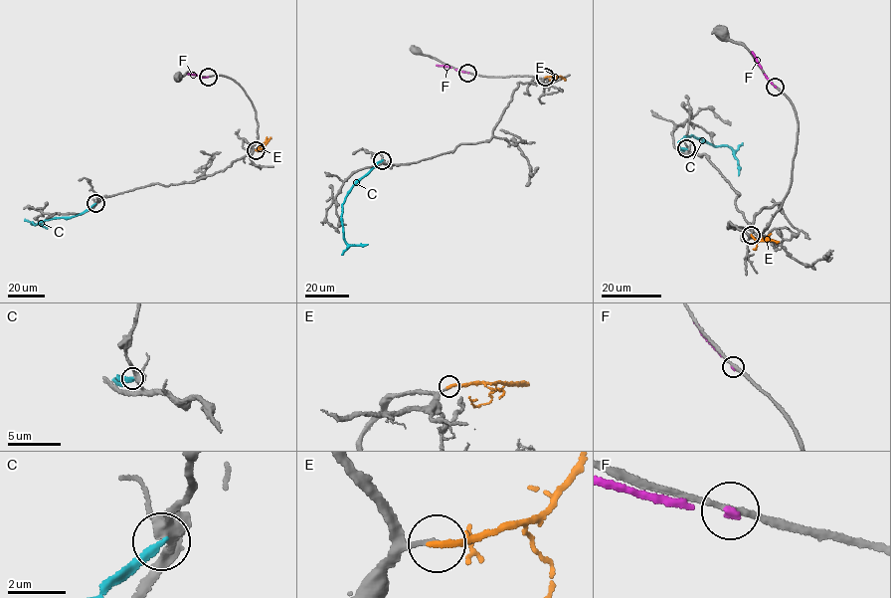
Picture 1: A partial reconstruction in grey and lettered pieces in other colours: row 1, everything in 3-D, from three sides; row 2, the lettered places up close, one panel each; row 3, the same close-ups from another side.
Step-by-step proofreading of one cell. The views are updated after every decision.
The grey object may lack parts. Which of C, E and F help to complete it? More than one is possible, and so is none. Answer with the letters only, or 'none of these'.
E

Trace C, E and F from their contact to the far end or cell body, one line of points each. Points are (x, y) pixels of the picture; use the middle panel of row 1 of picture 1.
C: (382, 160), (358, 179), (342, 206), (344, 241), (350, 245), (367, 244)
E: (545, 77), (561, 77), (565, 80)
F: (468, 73), (436, 65)

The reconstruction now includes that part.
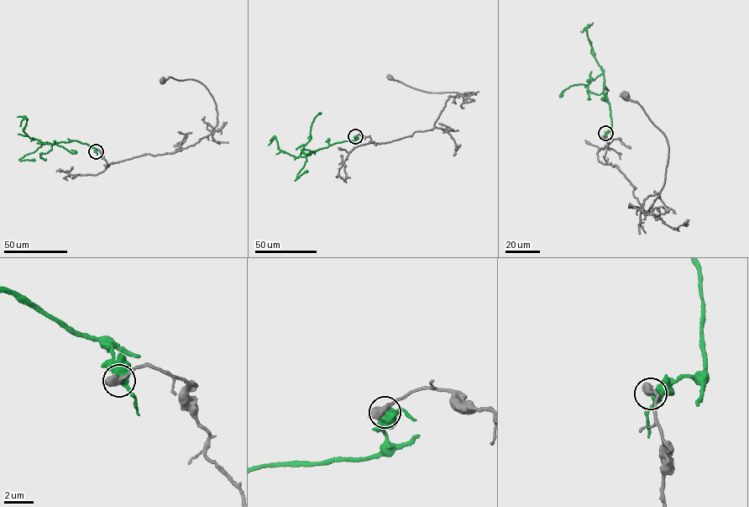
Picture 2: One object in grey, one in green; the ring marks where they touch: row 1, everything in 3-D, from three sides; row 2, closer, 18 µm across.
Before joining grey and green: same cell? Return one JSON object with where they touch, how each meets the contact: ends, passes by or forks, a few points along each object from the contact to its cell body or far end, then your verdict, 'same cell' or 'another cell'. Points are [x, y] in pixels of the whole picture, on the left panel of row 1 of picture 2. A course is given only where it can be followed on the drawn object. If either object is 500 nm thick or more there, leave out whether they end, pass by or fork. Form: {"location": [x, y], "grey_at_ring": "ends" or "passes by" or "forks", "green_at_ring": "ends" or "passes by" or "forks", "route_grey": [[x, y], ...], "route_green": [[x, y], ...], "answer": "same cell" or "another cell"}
{"location": [96, 151], "route_grey": [[96, 151], [106, 168], [171, 153], [213, 133], [217, 112], [206, 88], [162, 80]], "route_green": [[96, 151], [94, 148], [75, 140], [52, 144], [38, 139], [43, 144], [55, 143], [74, 153], [71, 150]], "answer": "another cell"}

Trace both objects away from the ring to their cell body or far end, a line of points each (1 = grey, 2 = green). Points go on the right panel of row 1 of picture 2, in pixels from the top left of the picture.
1: (605, 133), (605, 162), (636, 188), (641, 206), (629, 207), (645, 213), (663, 185), (668, 147), (625, 95)
2: (605, 133), (612, 129), (610, 107), (603, 90), (604, 75), (587, 85), (569, 86), (563, 91)

